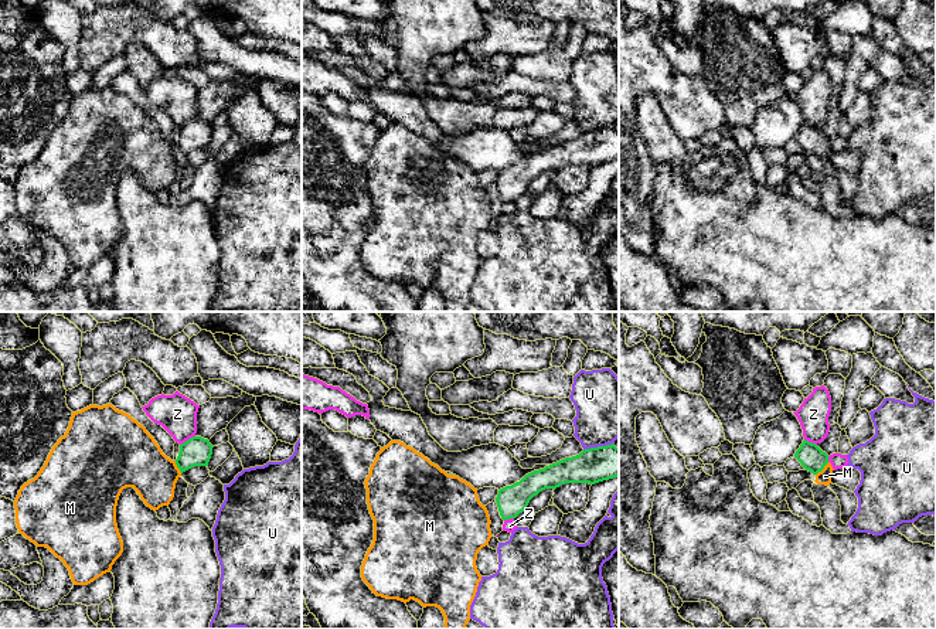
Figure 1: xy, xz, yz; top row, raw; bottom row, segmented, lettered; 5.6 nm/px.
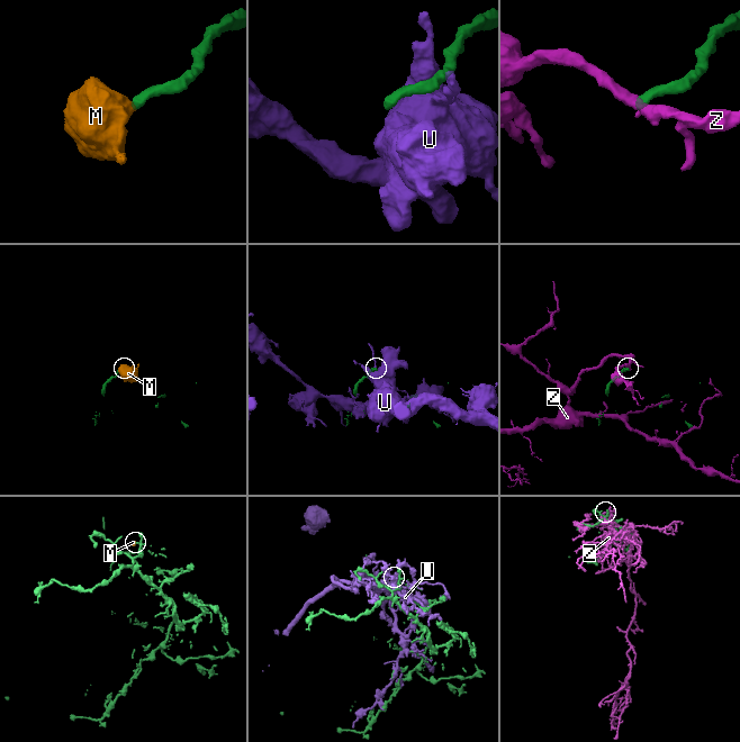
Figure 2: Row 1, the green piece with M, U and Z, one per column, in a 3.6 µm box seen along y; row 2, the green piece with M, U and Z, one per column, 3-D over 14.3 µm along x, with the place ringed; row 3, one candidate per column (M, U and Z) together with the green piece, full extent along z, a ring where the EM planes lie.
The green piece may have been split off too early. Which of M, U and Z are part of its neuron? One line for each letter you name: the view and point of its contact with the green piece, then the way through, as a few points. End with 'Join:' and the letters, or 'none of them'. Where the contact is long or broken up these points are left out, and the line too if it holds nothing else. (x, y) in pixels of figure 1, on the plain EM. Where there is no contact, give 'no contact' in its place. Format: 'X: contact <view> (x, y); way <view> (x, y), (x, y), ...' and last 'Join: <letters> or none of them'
M: contact yz (822, 152); way yz (812, 140), (822, 152), (824, 159)
Join: M

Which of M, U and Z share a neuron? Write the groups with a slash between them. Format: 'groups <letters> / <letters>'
groups M / U / Z

